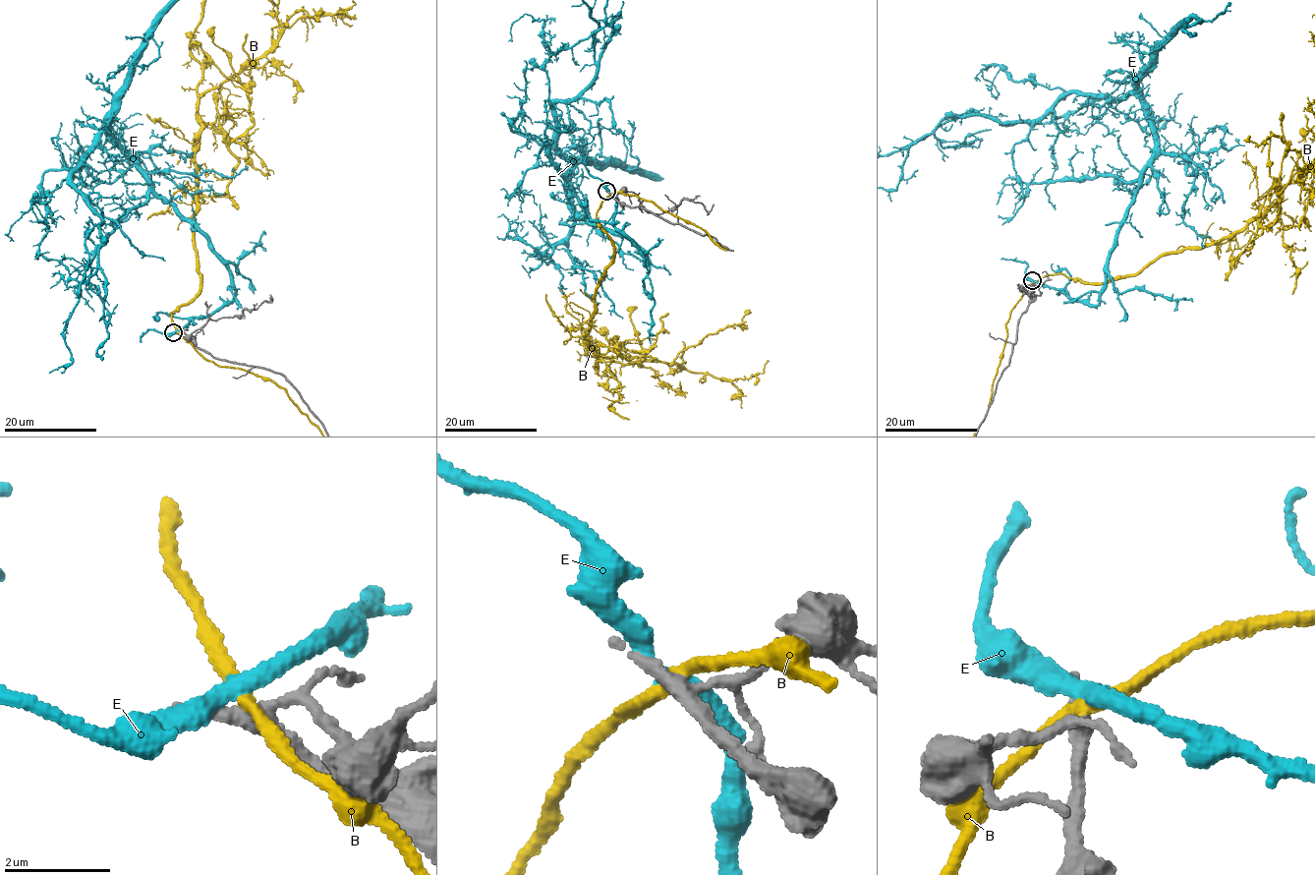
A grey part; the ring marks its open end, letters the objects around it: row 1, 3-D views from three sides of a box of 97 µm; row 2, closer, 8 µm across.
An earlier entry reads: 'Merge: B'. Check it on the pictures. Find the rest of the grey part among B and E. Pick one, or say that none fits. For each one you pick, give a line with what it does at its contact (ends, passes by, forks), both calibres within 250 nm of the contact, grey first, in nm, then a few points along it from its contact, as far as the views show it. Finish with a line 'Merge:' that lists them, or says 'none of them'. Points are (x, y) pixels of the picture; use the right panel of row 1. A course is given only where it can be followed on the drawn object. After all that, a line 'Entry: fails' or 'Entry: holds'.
Merge: none of them
Entry: fails

